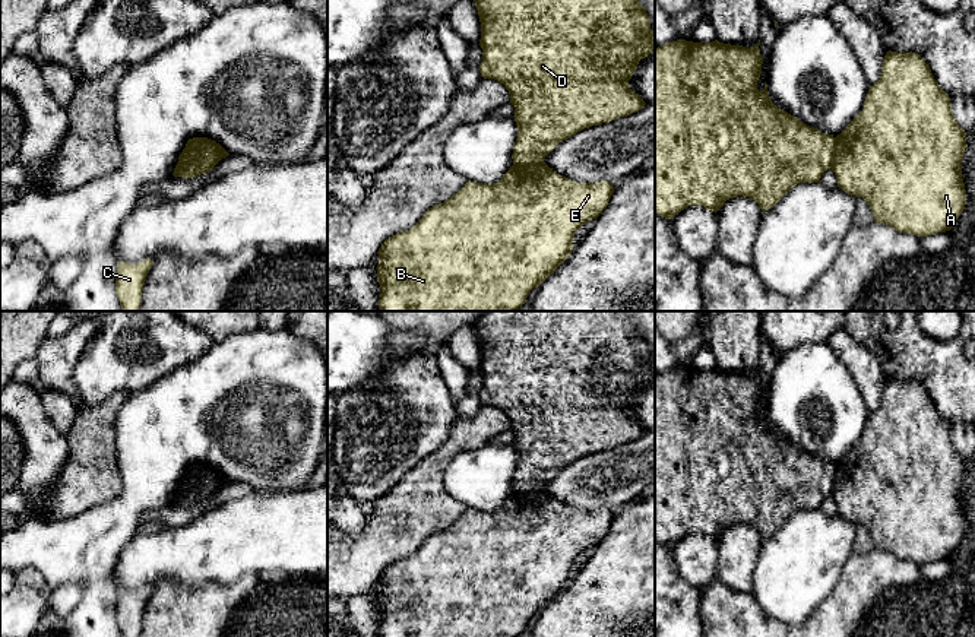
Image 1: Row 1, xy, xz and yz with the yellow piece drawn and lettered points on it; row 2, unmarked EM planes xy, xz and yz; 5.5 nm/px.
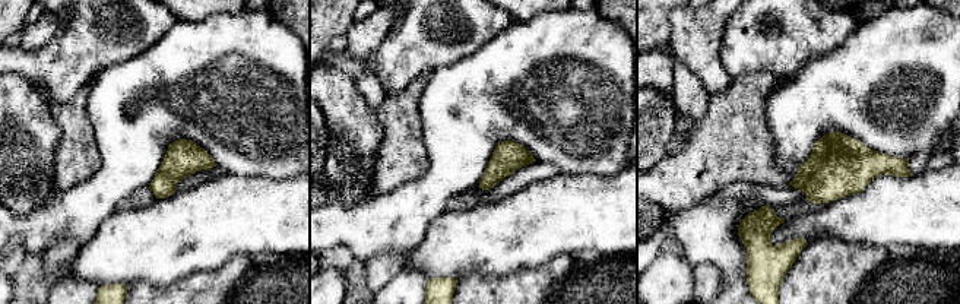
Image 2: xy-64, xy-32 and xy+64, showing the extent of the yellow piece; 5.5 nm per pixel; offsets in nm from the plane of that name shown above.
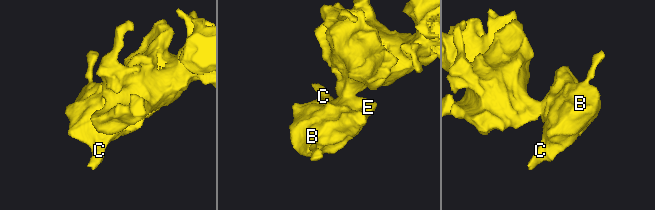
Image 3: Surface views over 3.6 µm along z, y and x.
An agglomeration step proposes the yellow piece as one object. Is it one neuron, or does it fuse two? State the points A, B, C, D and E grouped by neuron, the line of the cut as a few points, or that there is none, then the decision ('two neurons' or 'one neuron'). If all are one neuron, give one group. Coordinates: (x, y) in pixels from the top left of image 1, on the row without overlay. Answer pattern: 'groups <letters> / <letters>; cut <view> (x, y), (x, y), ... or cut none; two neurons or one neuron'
groups A B C E / D; cut xz (543, 488), (513, 491); two neurons

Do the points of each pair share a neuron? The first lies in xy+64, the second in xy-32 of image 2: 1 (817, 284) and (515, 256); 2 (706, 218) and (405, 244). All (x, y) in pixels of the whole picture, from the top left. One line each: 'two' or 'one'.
1: two
2: one

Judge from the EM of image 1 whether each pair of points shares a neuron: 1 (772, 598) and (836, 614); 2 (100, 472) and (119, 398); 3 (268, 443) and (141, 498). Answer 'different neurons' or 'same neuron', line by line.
1: different neurons
2: same neuron
3: same neuron

